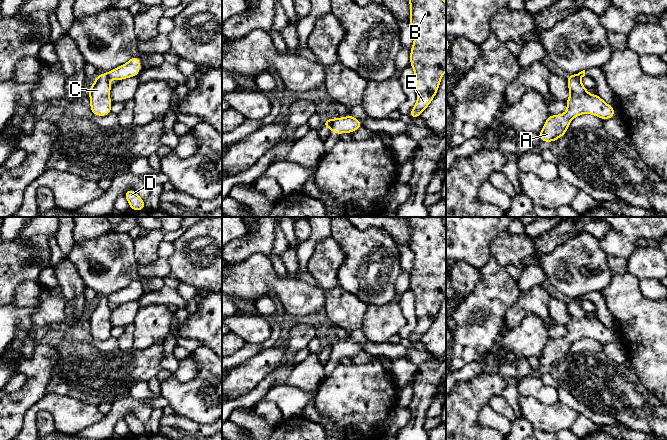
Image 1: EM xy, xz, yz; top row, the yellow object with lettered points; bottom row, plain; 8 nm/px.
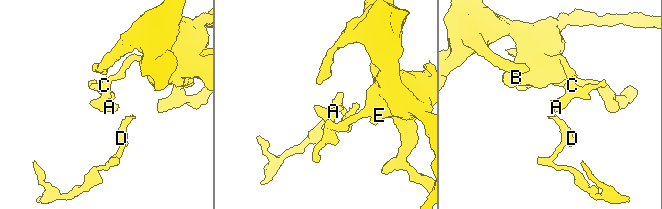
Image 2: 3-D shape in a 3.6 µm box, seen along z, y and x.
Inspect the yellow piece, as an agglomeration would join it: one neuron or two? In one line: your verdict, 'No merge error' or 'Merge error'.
Merge error

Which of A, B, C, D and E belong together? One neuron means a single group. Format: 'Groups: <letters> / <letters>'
Groups: A C D / B E

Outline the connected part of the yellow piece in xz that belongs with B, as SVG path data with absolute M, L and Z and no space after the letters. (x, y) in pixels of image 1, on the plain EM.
M407 217L410 227L409 248L414 253L410 289L415 298L417 325L409 336L413 343L430 329L446 296L446 226L440 217Z

